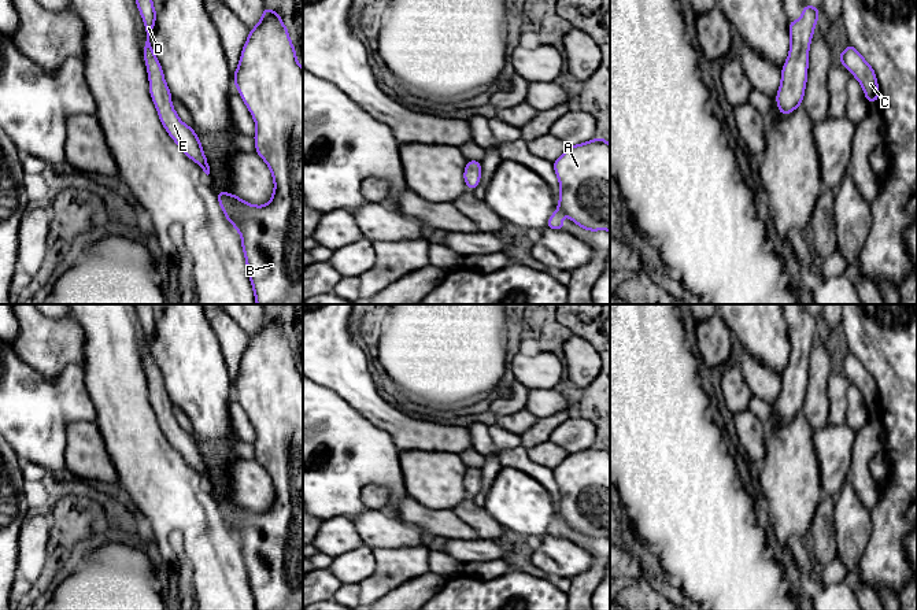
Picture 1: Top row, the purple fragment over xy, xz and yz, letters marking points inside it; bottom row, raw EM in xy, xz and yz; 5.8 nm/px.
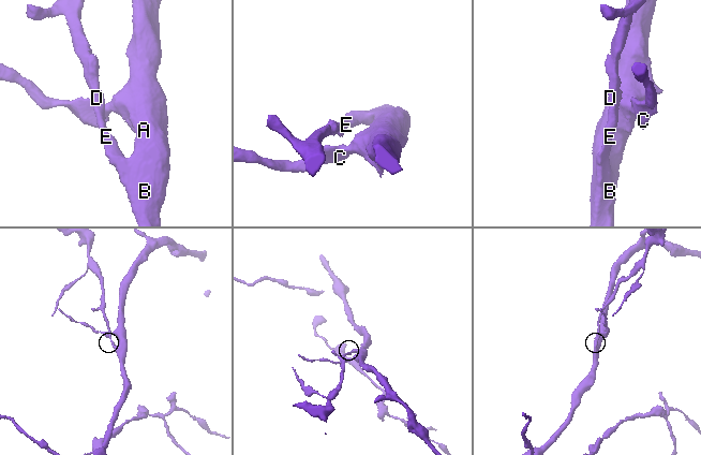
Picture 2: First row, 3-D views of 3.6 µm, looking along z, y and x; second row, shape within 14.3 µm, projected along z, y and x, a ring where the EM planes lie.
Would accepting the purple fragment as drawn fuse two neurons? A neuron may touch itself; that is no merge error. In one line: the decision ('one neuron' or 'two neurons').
one neuron

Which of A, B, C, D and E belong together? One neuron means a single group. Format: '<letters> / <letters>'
A B C D E

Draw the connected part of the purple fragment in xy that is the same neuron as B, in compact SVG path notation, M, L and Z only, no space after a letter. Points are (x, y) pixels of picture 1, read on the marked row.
M263 7L262 19L248 33L233 82L255 121L255 154L269 166L274 192L265 206L249 204L223 191L215 196L225 218L241 236L256 304L303 304L303 67L297 62L288 29L278 12Z

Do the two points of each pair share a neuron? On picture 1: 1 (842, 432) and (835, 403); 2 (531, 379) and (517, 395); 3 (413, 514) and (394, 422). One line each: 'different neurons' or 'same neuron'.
1: different neurons
2: different neurons
3: different neurons

